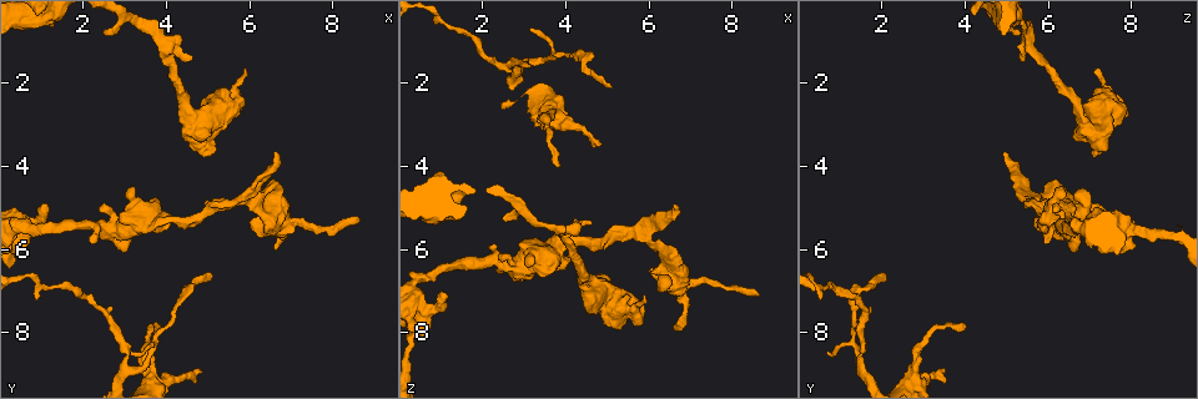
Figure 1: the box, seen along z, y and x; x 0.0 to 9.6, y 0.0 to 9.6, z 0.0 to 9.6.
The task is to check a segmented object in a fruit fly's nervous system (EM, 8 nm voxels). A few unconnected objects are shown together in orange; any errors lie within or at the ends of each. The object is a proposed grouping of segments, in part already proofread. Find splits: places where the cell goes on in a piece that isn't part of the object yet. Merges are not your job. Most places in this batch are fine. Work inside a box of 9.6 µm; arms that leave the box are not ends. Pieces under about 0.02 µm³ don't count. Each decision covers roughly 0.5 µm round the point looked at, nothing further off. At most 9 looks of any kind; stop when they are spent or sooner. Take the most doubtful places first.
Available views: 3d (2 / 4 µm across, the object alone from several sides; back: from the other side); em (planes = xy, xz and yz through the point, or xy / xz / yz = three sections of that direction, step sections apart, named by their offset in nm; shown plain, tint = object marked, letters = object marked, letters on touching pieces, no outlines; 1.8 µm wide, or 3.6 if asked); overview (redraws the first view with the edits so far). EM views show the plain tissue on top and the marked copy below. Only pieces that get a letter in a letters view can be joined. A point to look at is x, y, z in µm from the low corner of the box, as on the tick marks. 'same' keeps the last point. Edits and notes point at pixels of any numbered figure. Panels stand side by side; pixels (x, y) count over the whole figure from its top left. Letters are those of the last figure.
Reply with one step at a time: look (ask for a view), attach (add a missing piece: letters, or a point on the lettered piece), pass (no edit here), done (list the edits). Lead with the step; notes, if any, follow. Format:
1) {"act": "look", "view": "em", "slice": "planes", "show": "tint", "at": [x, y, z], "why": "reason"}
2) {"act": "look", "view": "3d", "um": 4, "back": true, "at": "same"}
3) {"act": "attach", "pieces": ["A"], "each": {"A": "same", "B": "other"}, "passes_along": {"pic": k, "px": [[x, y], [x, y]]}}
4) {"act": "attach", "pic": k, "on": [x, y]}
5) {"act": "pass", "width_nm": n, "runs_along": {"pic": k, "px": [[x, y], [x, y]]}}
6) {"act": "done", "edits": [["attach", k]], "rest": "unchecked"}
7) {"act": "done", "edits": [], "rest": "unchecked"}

{"act": "look", "view": "em", "slice": "xz", "step": 4, "show": "letters", "at": [4.80, 8.95, 3.45], "why": "an open end"}

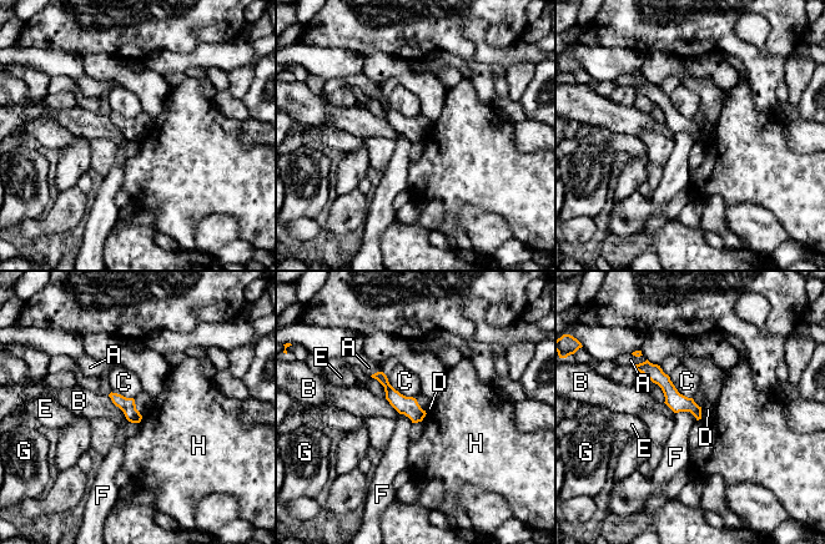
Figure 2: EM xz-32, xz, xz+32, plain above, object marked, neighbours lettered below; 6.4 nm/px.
{"act": "look", "view": "em", "slice": "planes", "show": "letters", "at": "same", "why": "another direction"}

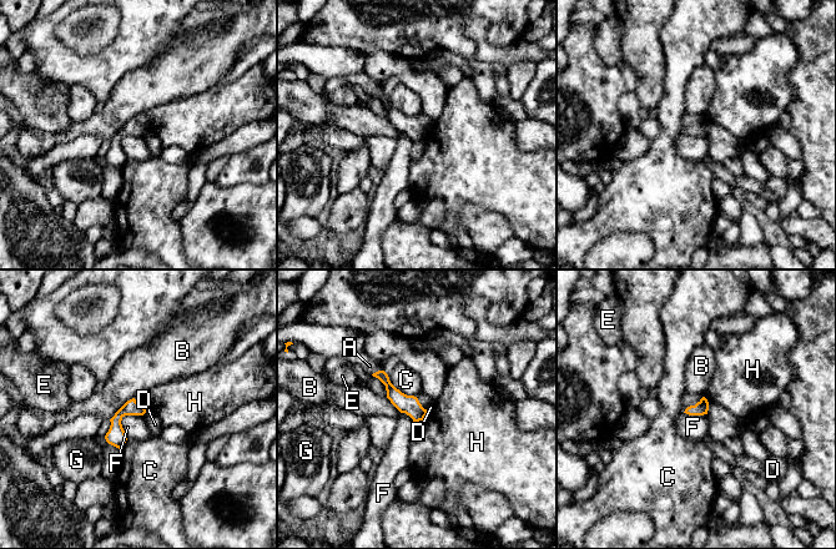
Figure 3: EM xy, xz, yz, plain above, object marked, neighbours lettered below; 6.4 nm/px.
{"act": "pass", "each": {"A": "other", "B": "other", "C": "other", "D": "other", "E": "other", "F": "other", "G": "other", "H": "other"}, "runs_along": {"pic": 3, "px": [[378, 374], [421, 416]]}, "found": "no lettered piece goes on from it"}

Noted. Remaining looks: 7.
{"act": "look", "view": "3d", "um": 4, "back": true, "at": [4.55, 1.50, 5.35], "why": "thin end"}

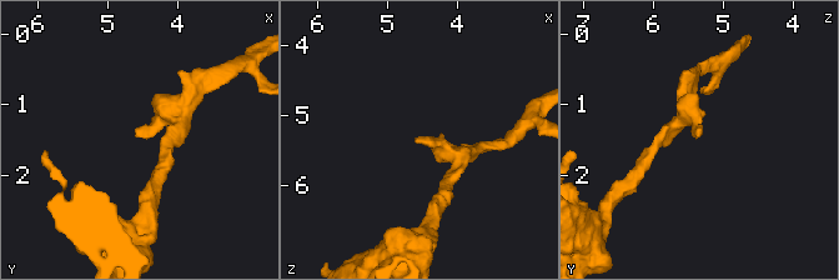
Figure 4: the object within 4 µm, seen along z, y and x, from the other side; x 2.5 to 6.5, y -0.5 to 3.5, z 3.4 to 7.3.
{"act": "look", "view": "em", "slice": "planes", "show": "letters", "at": [4.55, 1.45, 5.30], "why": "now the EM"}

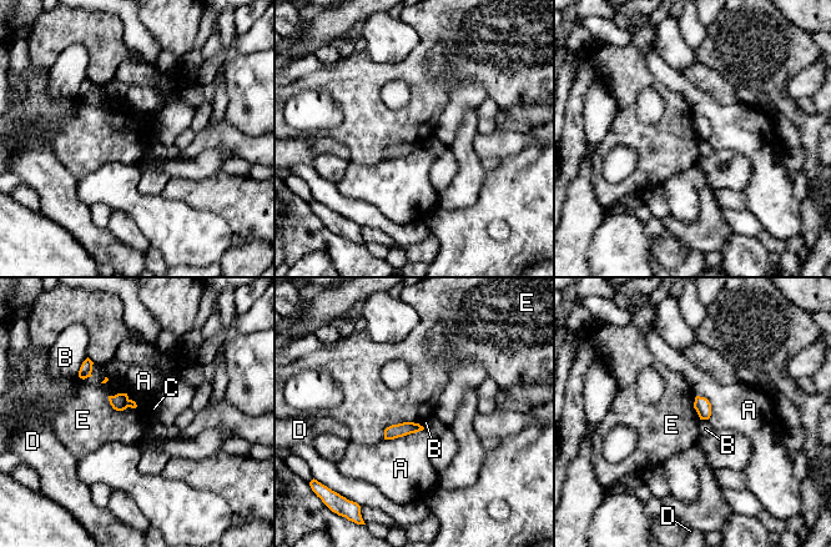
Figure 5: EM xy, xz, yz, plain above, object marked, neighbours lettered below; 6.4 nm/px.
{"act": "pass", "longest_contact_nm": ["A", 280], "each": {"A": "other", "B": "other", "C": "other", "D": "other", "E": "other"}, "border": {"pic": 5, "px": [[107, 396], [125, 394], [137, 406]]}, "found": "none of them fits"}

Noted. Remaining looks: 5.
{"act": "look", "view": "em", "slice": "xy", "step": 8, "show": "tint", "at": [6.65, 3.65, 4.95], "why": "an open end"}

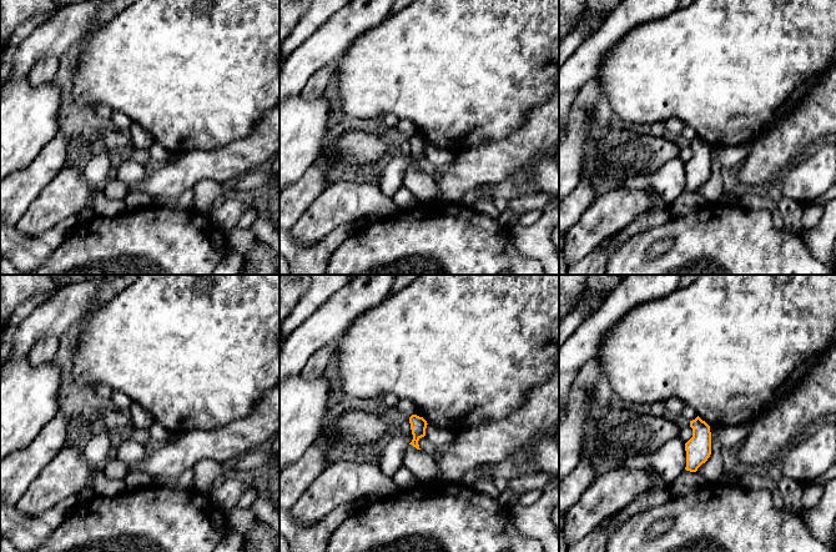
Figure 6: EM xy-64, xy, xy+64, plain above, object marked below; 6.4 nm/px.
{"act": "look", "view": "em", "slice": "yz", "step": 16, "show": "letters", "at": "same"}

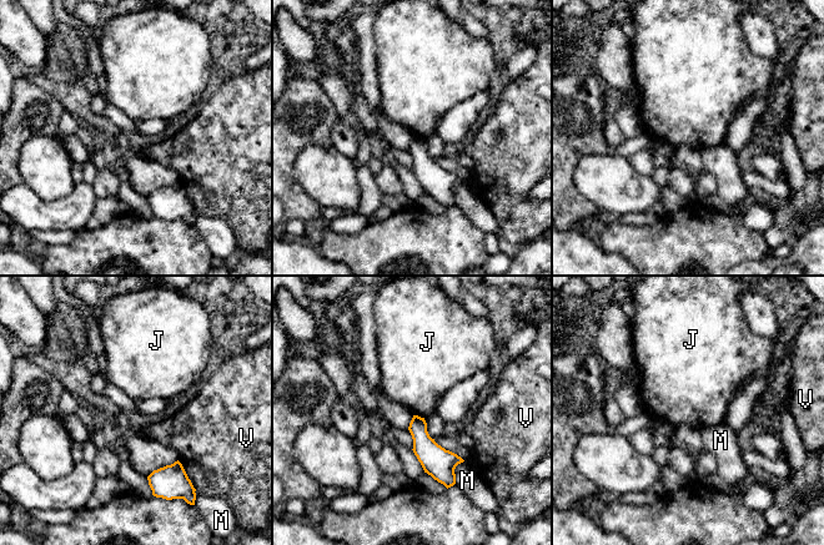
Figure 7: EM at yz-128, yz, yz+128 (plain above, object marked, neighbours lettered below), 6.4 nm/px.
{"act": "pass", "width_nm": 120, "each": {"J": "other", "M": "other", "V": "other"}, "border": {"pic": 7, "px": [[413, 414], [423, 418]]}, "found": "no lettered piece goes on from it"}

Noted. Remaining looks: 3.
{"act": "look", "view": "em", "slice": "xy", "step": 4, "show": "letters", "at": [2.55, 0.70, 5.25], "why": "an open end"}

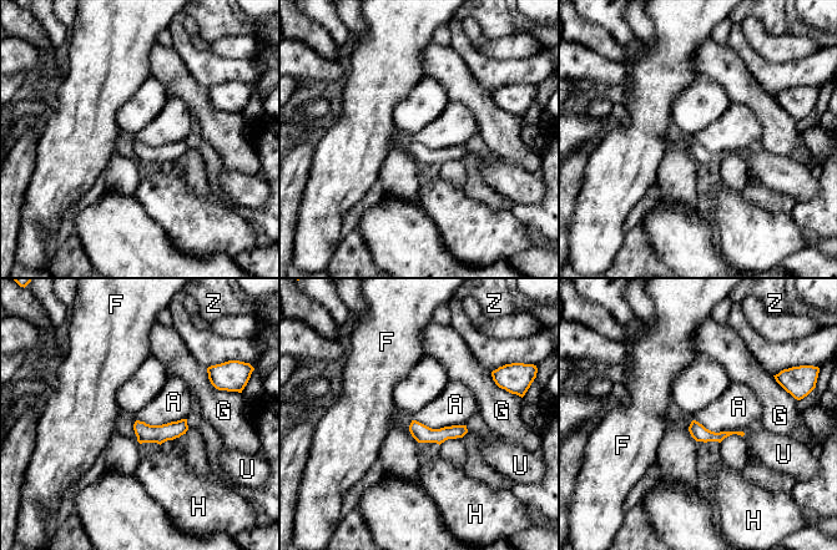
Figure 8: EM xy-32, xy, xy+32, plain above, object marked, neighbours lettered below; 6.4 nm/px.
{"act": "look", "view": "em", "slice": "planes", "show": "letters", "at": "same", "why": "cut it another way"}

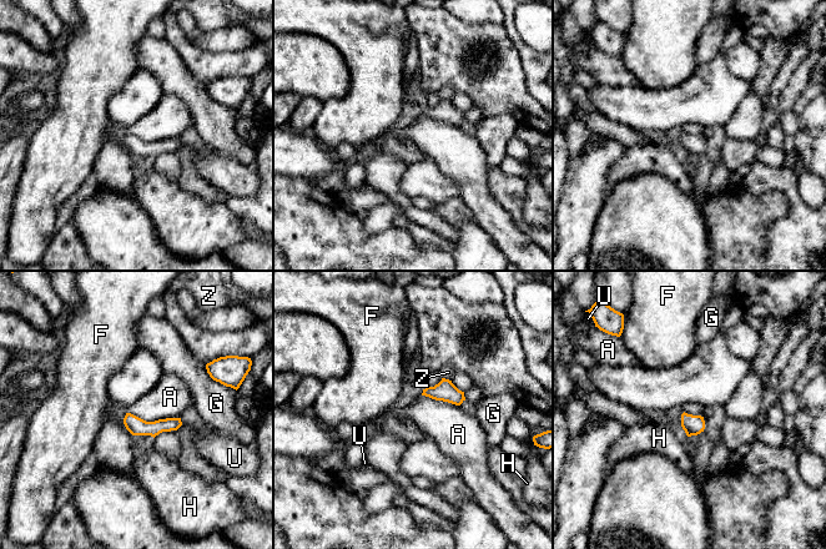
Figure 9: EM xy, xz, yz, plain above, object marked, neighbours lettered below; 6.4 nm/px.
{"act": "pass", "longest_contact_nm": ["A", 340], "each": {"A": "other", "F": "other", "G": "other", "H": "other", "U": "other", "Z": "other"}, "runs_along": {"pic": 9, "px": [[126, 421], [137, 427], [177, 423]]}, "found": "no lettered piece goes on from it"}

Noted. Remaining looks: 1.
{"act": "done", "edits": [], "rest": "unchecked"}

